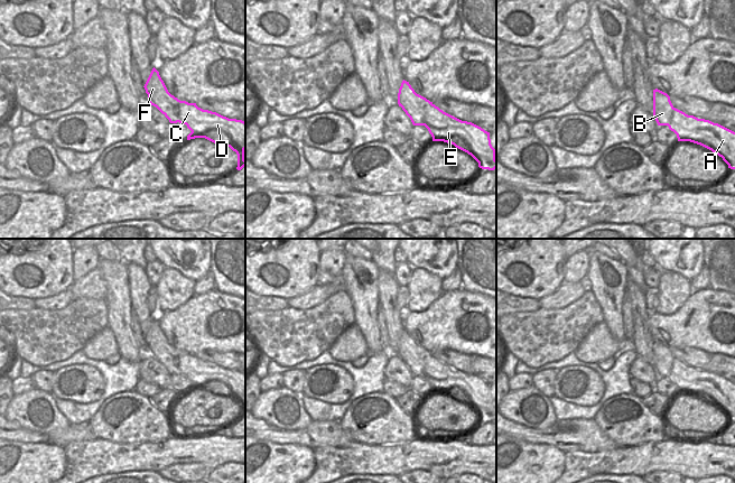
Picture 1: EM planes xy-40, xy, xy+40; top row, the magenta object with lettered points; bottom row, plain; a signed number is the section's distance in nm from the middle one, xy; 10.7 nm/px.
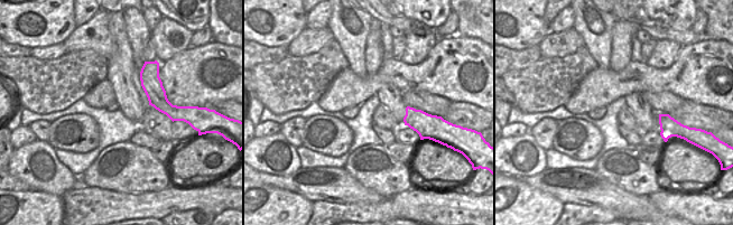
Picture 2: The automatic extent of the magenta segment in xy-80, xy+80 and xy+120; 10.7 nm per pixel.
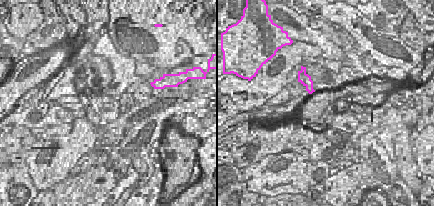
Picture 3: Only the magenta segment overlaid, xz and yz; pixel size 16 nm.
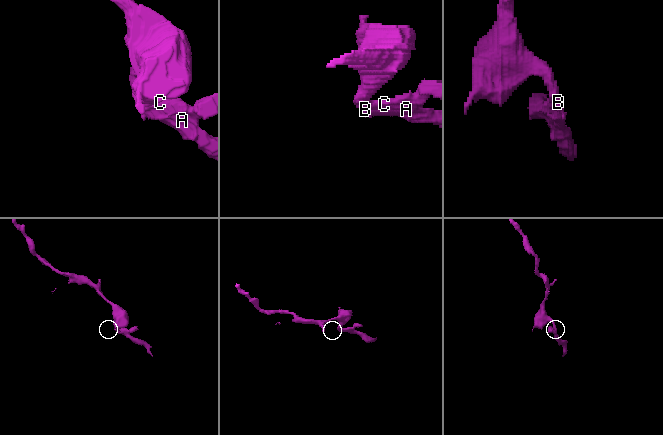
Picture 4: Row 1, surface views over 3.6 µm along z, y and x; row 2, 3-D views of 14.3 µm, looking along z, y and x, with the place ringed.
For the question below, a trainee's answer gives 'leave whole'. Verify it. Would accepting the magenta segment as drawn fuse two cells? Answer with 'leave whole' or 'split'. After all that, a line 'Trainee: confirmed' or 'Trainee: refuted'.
leave whole
Trainee: confirmed

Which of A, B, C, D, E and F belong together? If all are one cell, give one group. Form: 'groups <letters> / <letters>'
groups A B C D E F

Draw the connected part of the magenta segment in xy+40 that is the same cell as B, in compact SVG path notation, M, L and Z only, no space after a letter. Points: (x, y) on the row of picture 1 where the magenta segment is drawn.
M658 89L653 90L653 117L658 126L668 126L677 134L678 141L690 141L700 145L722 157L728 168L735 169L734 131L709 120L688 115L676 109L670 101L670 96Z

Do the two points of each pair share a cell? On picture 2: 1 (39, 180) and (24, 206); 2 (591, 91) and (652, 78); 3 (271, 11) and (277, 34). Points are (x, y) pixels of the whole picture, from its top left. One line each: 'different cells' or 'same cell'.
1: different cells
2: same cell
3: same cell

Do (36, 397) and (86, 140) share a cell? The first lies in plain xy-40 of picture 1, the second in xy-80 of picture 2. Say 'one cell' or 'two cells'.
two cells

